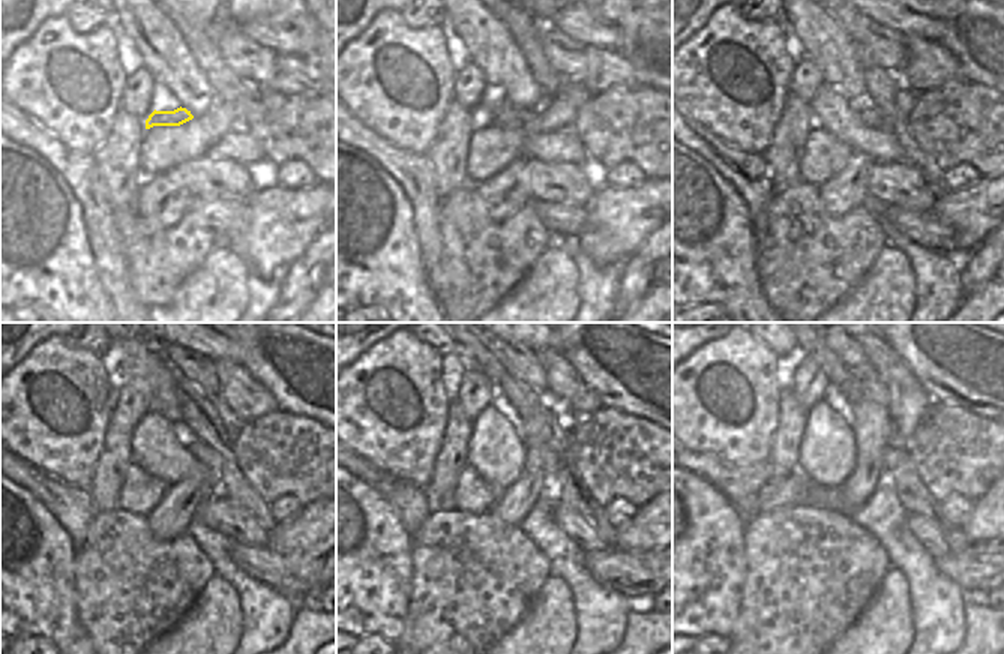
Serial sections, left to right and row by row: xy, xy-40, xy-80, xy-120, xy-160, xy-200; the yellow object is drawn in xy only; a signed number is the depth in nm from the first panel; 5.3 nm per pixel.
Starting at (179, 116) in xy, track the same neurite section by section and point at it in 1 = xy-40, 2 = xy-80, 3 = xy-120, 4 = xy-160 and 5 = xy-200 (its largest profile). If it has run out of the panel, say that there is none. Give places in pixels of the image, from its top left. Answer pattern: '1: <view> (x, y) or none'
1: xy-40 (509, 116)
2: xy-80 (871, 116)
3: xy-120 (201, 452)
4: xy-160 (550, 459)
5: xy-200 (895, 456)

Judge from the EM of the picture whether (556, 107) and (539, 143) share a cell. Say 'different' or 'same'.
different

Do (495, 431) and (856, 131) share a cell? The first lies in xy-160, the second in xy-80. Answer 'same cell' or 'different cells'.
same cell

